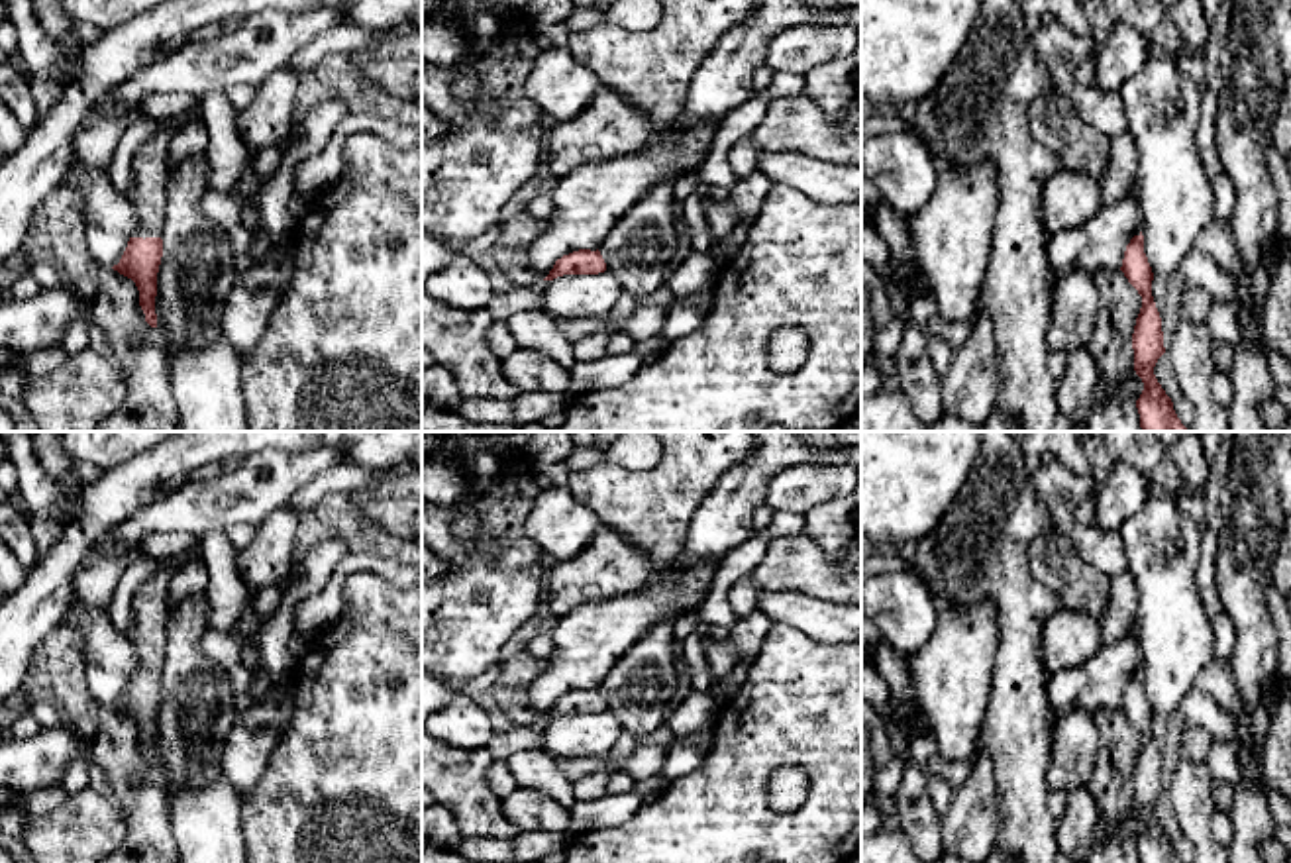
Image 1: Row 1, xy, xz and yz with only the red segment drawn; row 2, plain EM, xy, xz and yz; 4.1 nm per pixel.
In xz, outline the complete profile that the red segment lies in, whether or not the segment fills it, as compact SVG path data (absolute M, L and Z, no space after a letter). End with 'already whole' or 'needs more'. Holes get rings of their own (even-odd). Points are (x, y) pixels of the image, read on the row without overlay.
M579 688L557 698L553 708L543 720L553 720L563 714L598 714L604 710L606 710L606 702L598 688L596 690Z | already whole

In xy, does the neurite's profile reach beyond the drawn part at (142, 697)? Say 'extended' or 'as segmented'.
extended

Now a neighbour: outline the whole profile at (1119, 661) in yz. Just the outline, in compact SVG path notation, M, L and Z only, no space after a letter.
M1126 634L1101 647L1083 665L1050 675L1046 698L1052 710L1075 706L1095 714L1099 708L1120 710L1126 685L1142 669L1138 635Z

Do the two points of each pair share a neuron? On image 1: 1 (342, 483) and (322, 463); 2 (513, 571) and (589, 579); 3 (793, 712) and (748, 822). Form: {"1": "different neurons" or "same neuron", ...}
{"1": "different neurons", "2": "different neurons", "3": "same neuron"}

